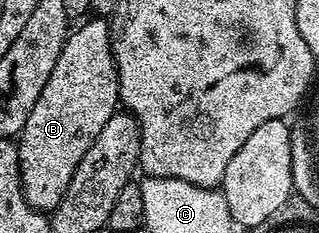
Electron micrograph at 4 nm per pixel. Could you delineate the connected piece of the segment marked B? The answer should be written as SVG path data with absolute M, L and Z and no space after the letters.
M92 16L77 26L66 38L54 70L18 135L24 195L41 212L54 211L66 196L82 156L120 106L120 77L112 55L109 23L103 17Z

